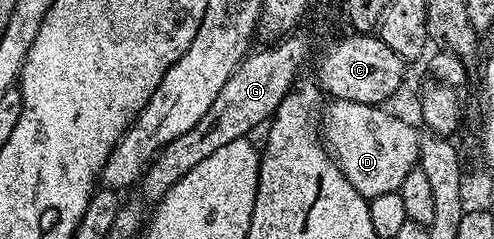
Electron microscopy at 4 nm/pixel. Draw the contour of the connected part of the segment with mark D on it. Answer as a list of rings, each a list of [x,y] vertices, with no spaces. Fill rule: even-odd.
[[[338,99],[328,104],[321,114],[321,136],[351,186],[369,201],[399,192],[406,175],[417,166],[420,158],[419,130],[381,106]]]

